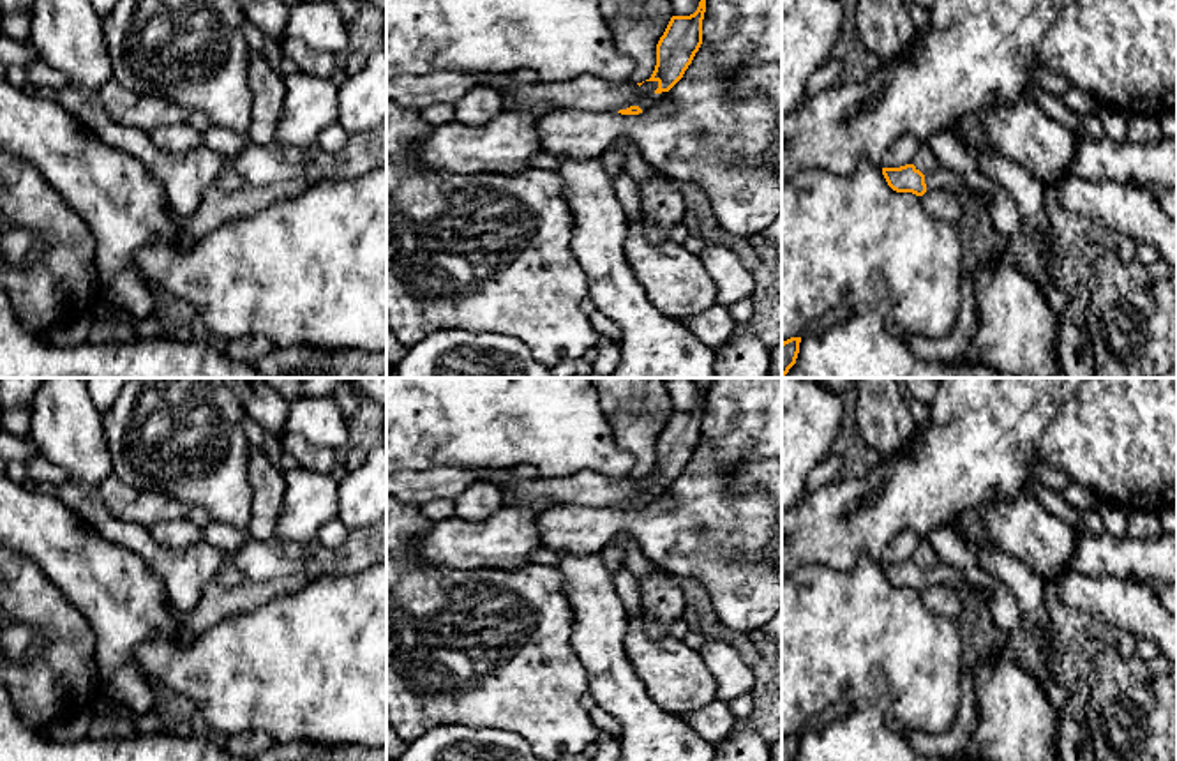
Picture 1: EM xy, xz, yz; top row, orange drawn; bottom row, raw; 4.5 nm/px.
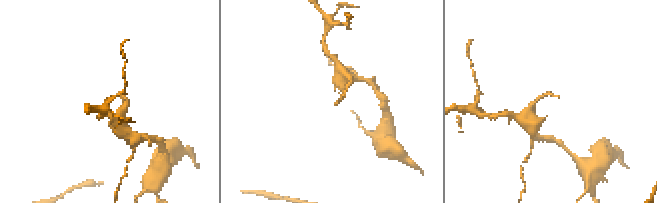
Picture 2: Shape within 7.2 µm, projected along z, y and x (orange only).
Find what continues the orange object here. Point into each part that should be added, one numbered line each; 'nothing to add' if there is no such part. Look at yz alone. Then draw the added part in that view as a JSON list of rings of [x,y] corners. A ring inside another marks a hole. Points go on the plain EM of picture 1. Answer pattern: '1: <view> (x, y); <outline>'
1: yz (943, 574); [[[941,561],[935,569],[925,570],[925,579],[926,586],[949,584],[963,595],[978,597],[983,604],[988,602],[986,593],[983,590],[971,588],[963,574],[949,563]]]

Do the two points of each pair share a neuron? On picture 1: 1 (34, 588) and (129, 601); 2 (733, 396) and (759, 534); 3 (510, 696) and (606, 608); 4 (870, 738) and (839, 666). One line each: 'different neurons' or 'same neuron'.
1: different neurons
2: same neuron
3: different neurons
4: different neurons

